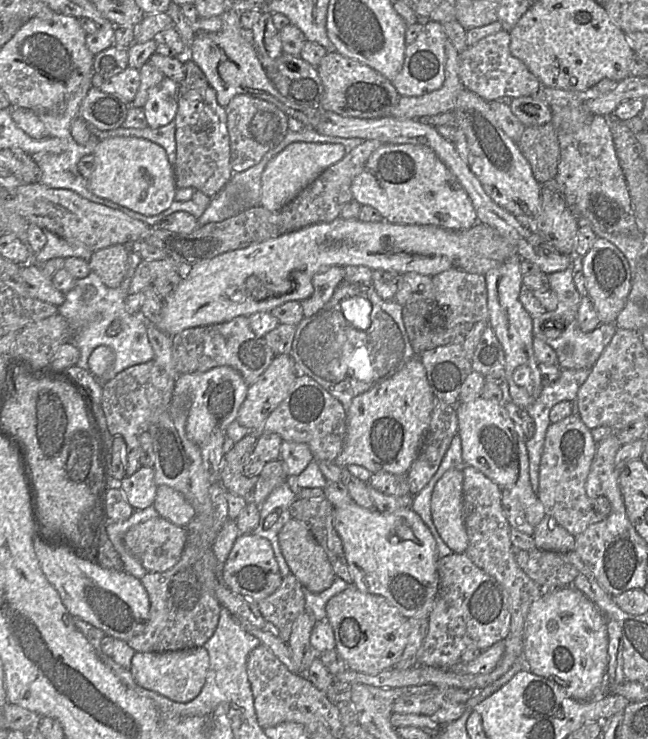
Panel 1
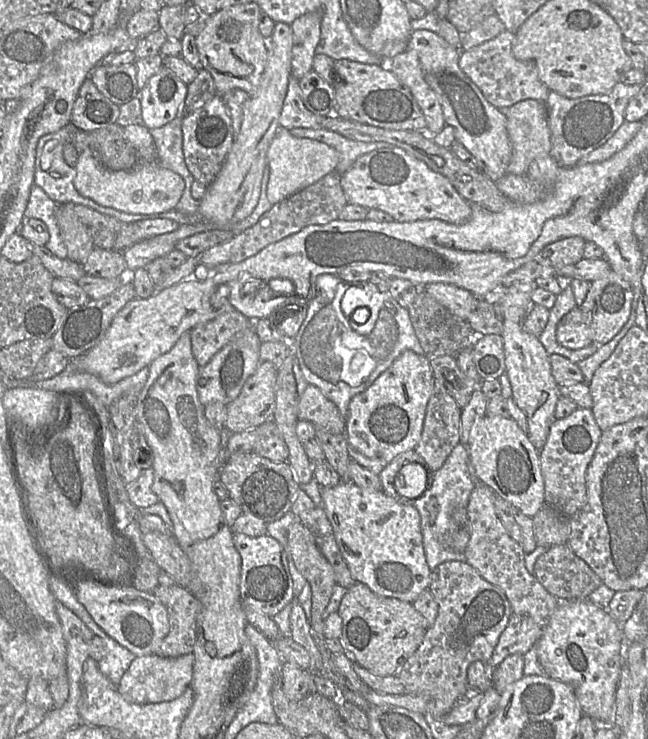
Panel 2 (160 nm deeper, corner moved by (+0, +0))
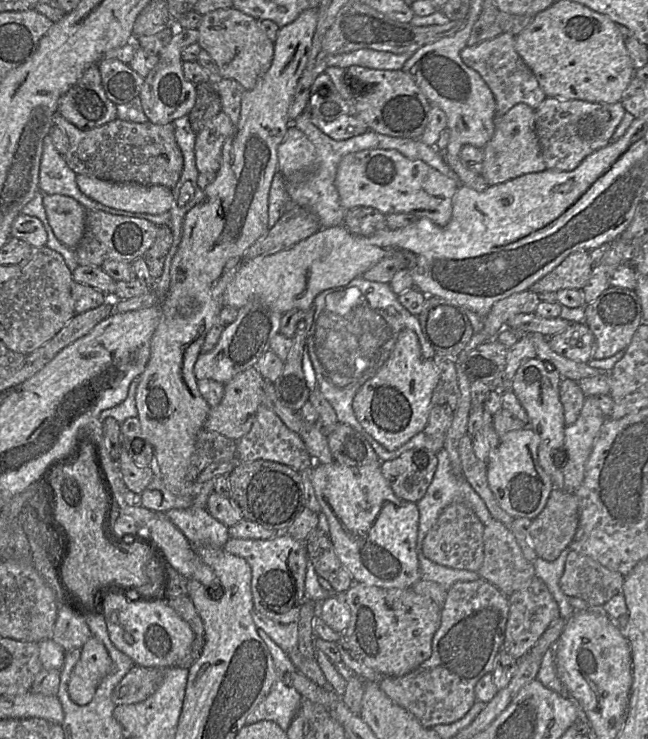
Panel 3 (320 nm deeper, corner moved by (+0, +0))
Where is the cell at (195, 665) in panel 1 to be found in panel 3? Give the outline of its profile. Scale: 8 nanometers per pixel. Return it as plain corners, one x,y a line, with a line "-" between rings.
134,665
112,692
115,706
135,704
147,699
161,684
166,669

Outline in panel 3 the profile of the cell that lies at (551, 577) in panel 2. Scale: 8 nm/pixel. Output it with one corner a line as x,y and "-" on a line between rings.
571,550
566,558
559,581
562,592
568,597
584,600
591,607
602,607
613,596
622,593
624,576
601,565
593,558

